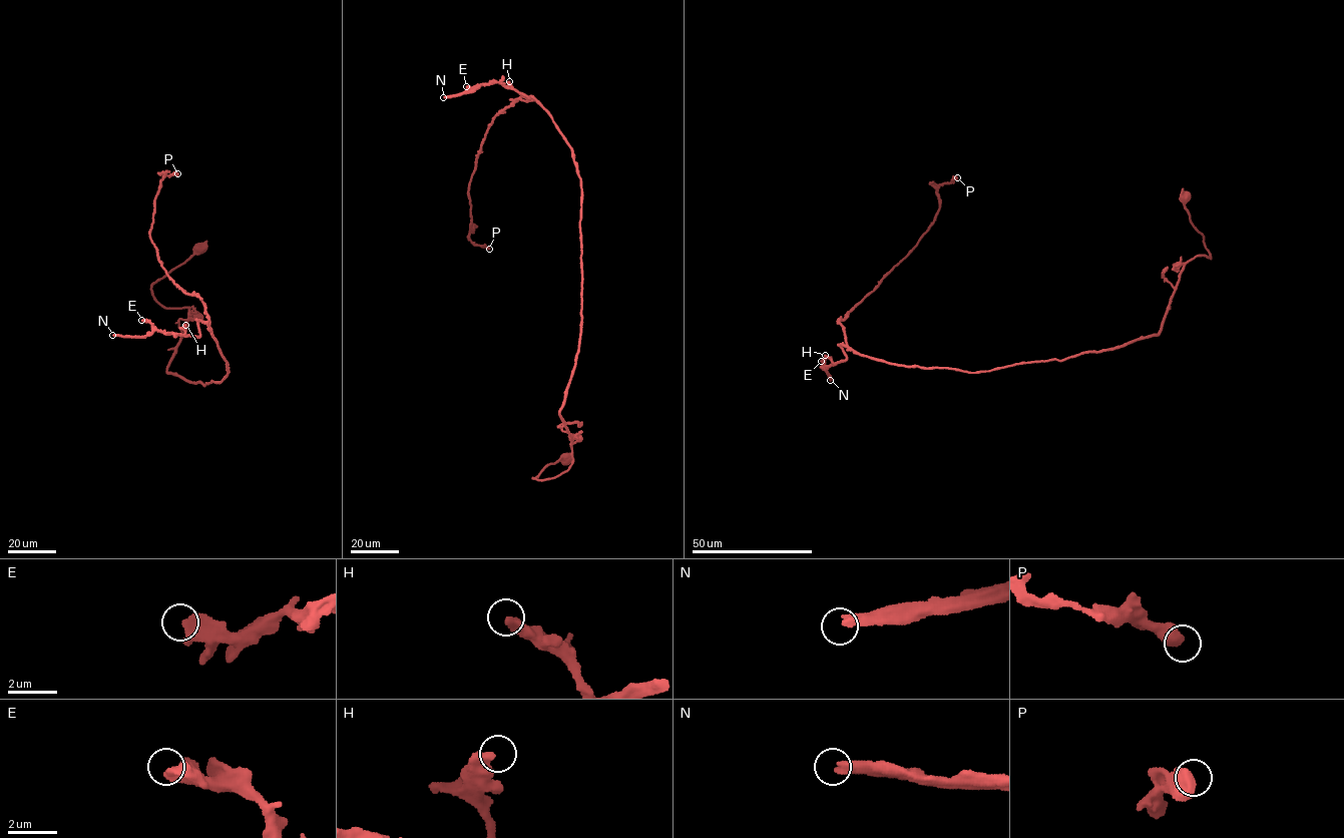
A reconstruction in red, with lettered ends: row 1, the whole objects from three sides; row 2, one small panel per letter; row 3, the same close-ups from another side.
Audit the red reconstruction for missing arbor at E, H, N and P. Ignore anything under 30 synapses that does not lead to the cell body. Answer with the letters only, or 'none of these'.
N

